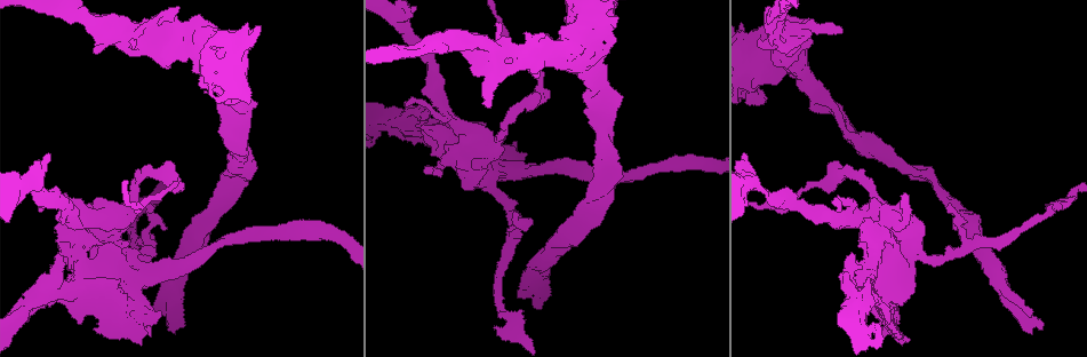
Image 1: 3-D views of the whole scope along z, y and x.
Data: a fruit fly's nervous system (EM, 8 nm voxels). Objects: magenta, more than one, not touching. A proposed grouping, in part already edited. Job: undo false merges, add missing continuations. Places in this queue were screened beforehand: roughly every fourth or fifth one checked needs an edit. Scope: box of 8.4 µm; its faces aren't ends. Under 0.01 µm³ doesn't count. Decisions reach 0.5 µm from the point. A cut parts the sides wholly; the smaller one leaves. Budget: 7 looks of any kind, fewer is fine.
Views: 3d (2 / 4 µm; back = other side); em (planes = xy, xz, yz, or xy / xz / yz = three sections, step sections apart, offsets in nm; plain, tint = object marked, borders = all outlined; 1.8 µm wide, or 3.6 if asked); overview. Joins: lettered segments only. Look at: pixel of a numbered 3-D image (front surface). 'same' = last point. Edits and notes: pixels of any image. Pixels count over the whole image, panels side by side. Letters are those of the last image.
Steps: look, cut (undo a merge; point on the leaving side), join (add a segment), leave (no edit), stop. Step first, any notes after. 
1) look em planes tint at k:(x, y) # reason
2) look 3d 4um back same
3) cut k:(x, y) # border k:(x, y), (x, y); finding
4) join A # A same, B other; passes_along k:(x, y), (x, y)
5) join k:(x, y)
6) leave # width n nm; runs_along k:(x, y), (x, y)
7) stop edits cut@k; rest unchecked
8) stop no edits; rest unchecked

look 3d 4um at 1:(171, 324) # an open end

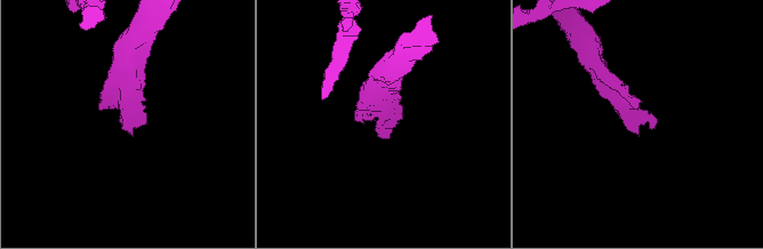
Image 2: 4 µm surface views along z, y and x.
look em xy step 16 borders at 2:(651, 128) # shape alone is not enough

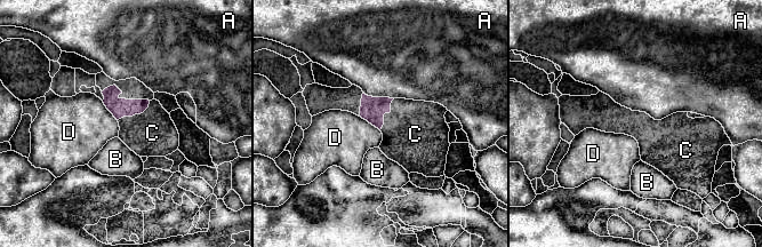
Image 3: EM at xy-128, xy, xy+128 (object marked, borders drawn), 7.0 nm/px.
join C # A other, B other, C same, D other; the neuron continues

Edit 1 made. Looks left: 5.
look 3d 4um at 1:(126, 253) # calibre changes

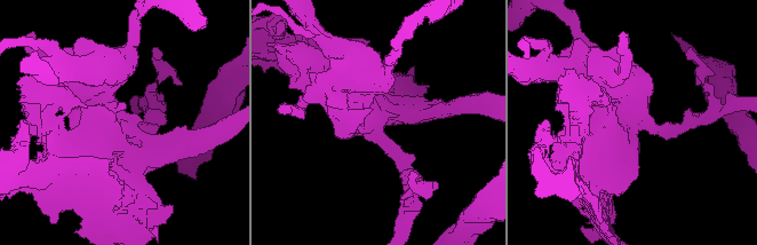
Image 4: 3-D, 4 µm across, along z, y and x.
look em planes tint at 4:(636, 126) # now the EM

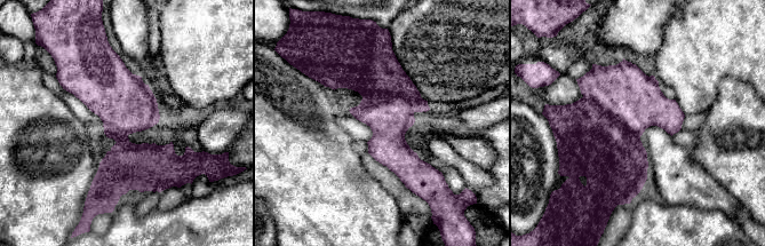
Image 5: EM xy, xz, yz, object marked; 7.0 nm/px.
look em planes borders same

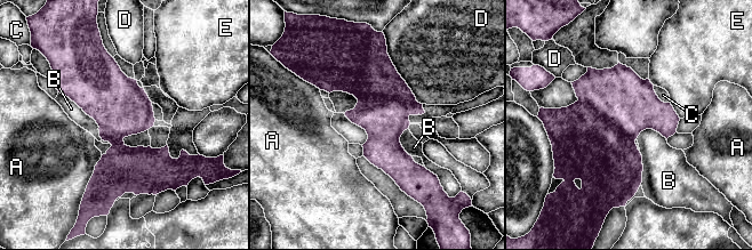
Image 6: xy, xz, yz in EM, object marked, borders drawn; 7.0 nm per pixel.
cut 6:(384, 120) # A other, B other, C other, D other, E other; border 6:(358, 99), (417, 103); two neurons meet here

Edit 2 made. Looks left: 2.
look em xz step 4 tint at 1:(231, 104) # branch stops here

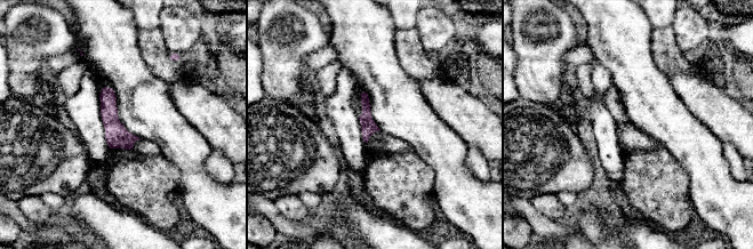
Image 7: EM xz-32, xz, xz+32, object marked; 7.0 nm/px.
look em xz step 4 borders same

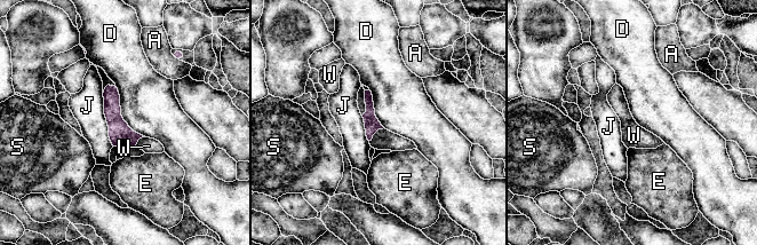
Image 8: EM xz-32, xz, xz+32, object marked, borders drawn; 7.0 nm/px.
leave # A other, D other, E other, J other, S other, W other; runs_along 8:(109, 88), (114, 121), (132, 144); no lettered segment goes on from it

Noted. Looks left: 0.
stop edits join@3, cut@6; rest unchecked

